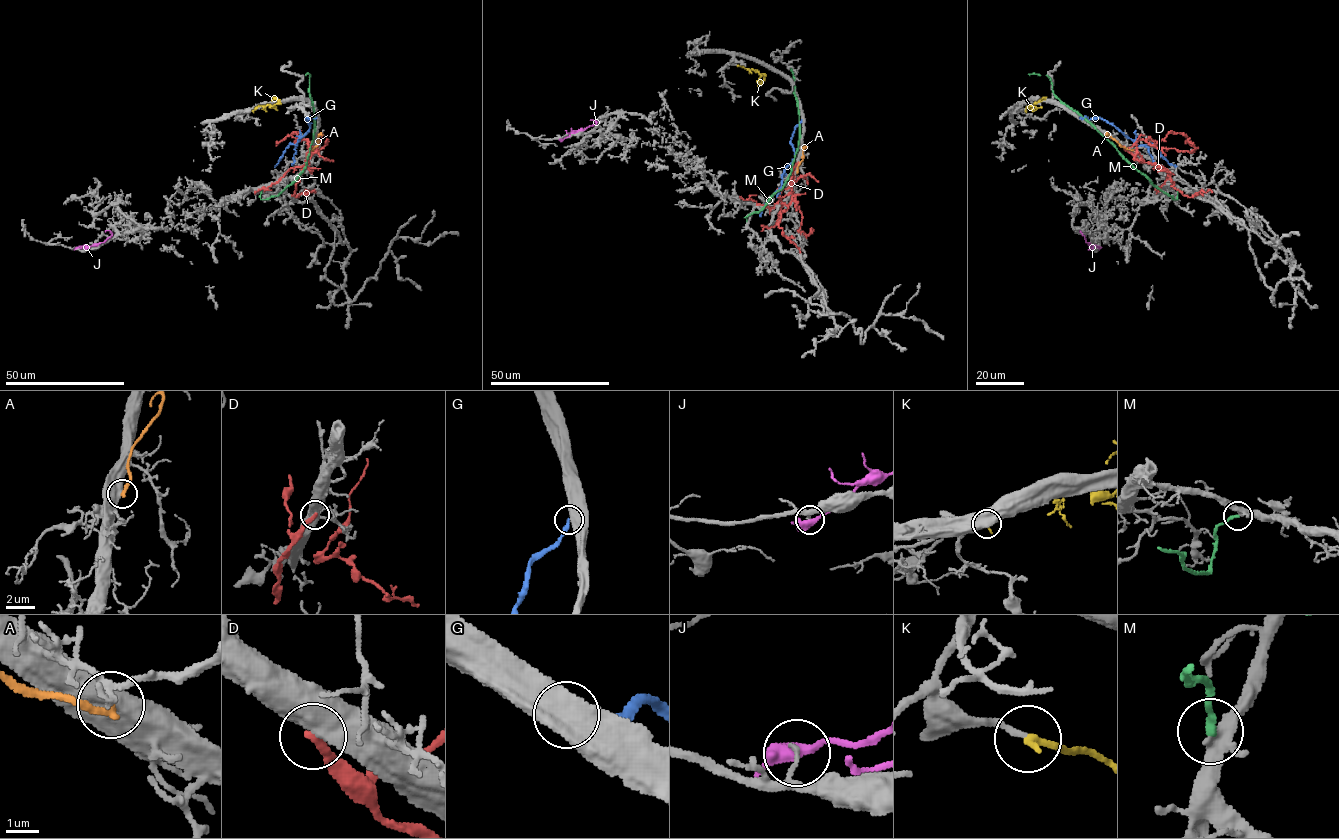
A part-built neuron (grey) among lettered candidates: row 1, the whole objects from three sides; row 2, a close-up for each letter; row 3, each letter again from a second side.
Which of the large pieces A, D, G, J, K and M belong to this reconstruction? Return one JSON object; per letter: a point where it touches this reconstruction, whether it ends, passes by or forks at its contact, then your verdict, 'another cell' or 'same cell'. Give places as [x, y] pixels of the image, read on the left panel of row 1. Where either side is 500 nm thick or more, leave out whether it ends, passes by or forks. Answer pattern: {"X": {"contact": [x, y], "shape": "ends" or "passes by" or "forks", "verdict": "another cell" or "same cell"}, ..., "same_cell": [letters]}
{"A": {"contact": [311, 150], "verdict": "another cell"}, "D": {"contact": [312, 145], "verdict": "another cell"}, "G": {"contact": [316, 118], "verdict": "another cell"}, "J": {"contact": [77, 247], "shape": "passes by", "verdict": "another cell"}, "K": {"contact": [252, 110], "shape": "ends", "verdict": "same cell"}, "M": {"contact": [262, 190], "shape": "ends", "verdict": "another cell"}, "same_cell": ["K"]}

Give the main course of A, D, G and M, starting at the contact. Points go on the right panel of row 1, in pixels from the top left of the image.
A: (1132, 149), (1126, 149), (1105, 135)
D: (1122, 145), (1141, 161), (1163, 167), (1173, 186), (1184, 195), (1192, 197), (1200, 190), (1212, 192)
G: (1080, 118), (1102, 118), (1139, 145), (1153, 144), (1174, 166)
M: (1181, 190), (1174, 199), (1155, 186), (1096, 129), (1061, 101), (1046, 75), (1028, 74)

